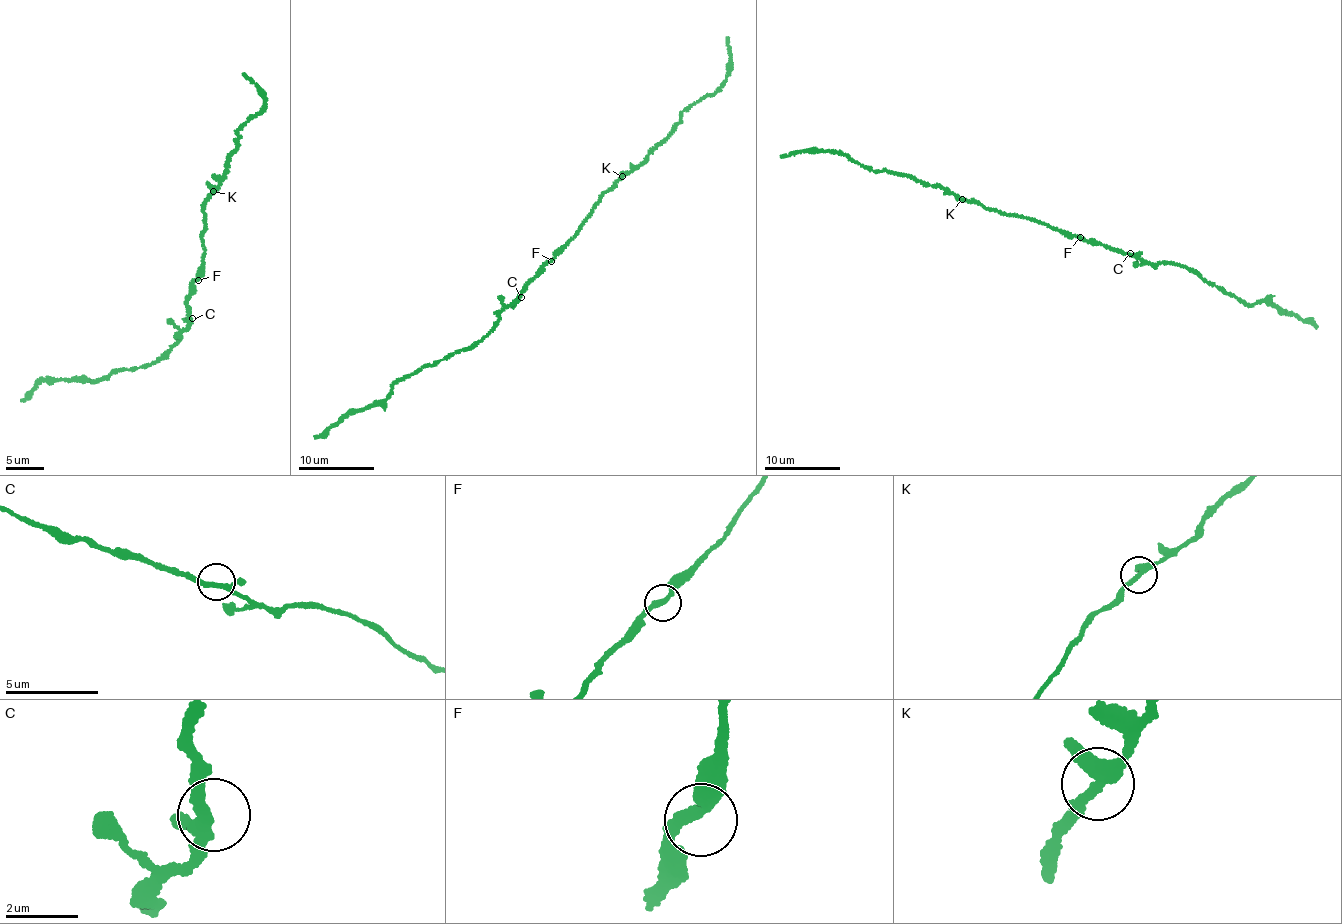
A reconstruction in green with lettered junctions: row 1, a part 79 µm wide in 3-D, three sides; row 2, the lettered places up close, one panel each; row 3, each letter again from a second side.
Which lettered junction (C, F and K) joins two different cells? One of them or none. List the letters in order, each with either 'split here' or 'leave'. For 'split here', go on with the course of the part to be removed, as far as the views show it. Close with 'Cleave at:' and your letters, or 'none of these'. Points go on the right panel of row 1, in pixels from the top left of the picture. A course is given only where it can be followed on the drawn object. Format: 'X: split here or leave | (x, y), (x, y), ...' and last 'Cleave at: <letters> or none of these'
C: leave
F: leave
K: leave
Cleave at: none of these

